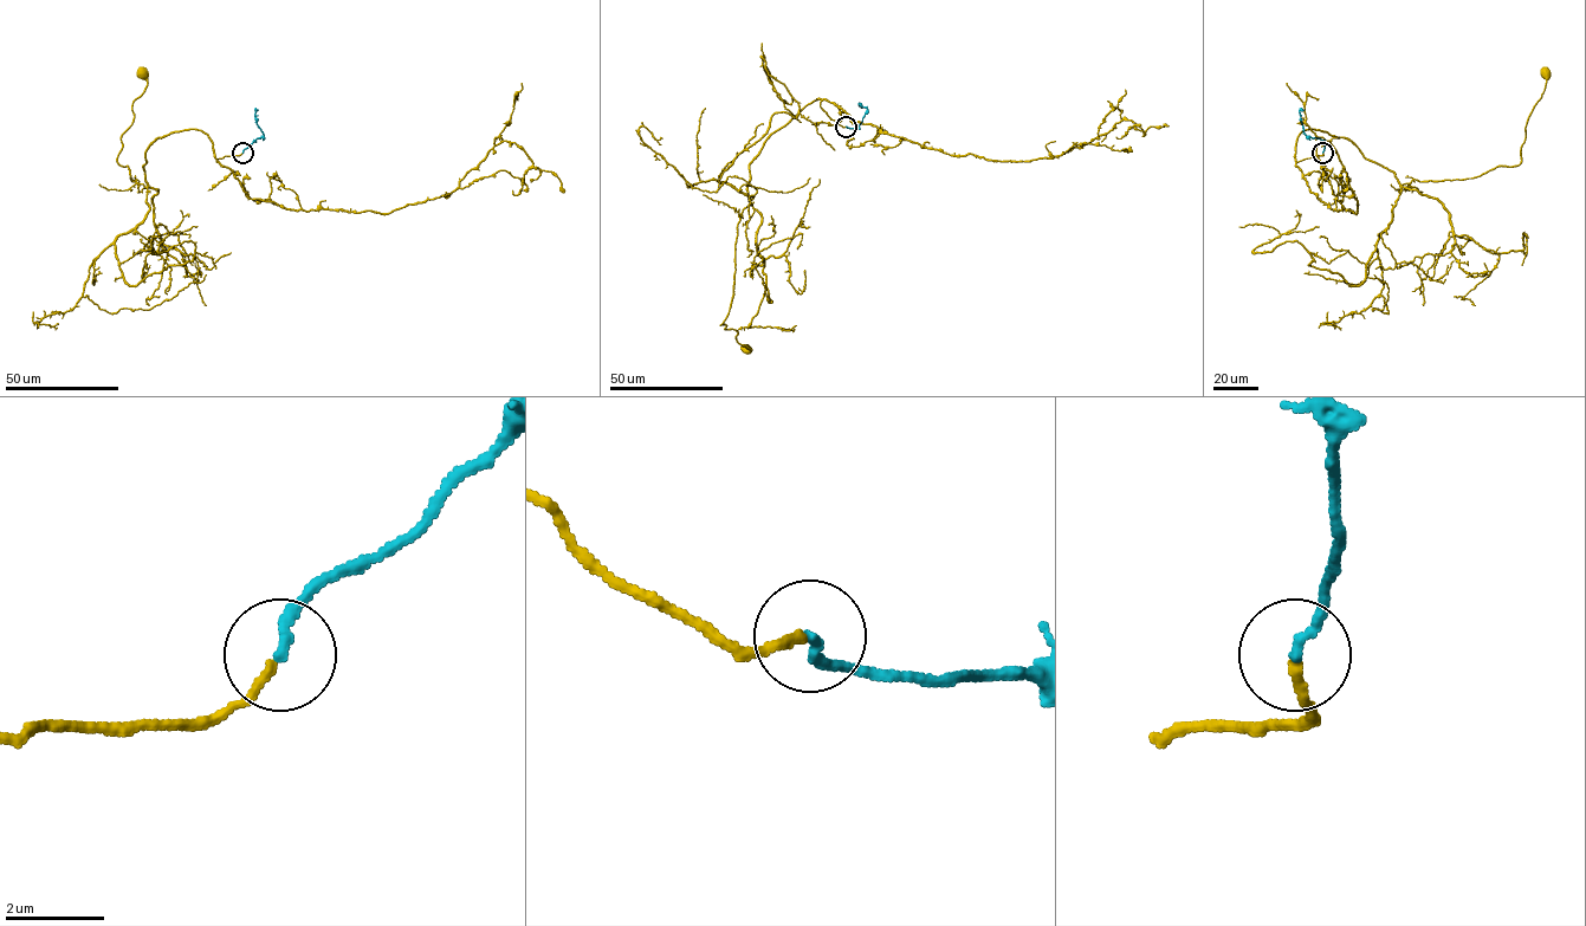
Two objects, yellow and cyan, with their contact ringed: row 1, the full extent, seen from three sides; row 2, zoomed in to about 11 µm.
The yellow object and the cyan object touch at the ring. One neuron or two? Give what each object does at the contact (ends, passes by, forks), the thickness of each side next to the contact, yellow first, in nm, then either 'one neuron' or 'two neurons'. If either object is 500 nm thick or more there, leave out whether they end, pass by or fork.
yellow ends; cyan ends; calibres 170 and 200 nm; one neuron

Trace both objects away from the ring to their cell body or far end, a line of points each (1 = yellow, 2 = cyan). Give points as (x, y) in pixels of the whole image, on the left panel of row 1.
1: (243, 153), (218, 162), (201, 130), (170, 133), (147, 150), (146, 187), (133, 181), (117, 157), (143, 72)
2: (243, 151), (263, 135), (256, 117), (258, 109)

